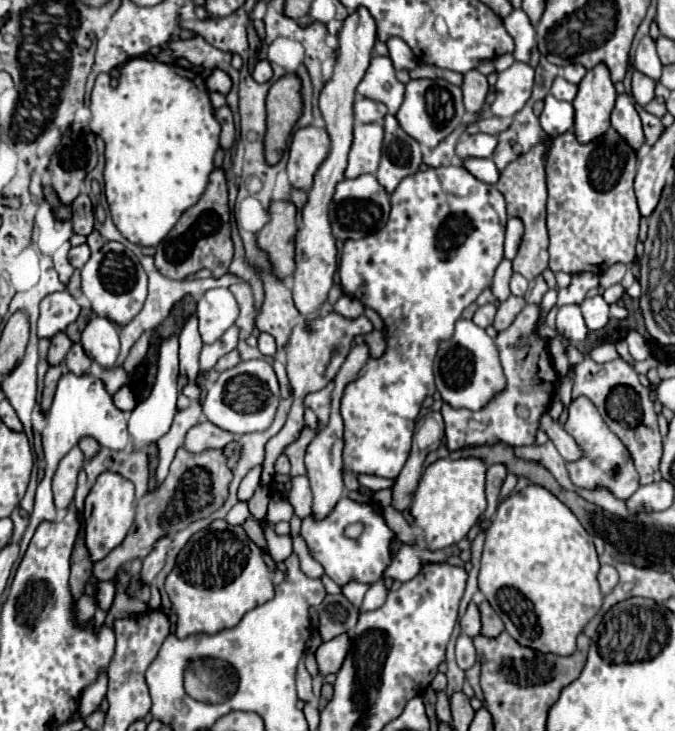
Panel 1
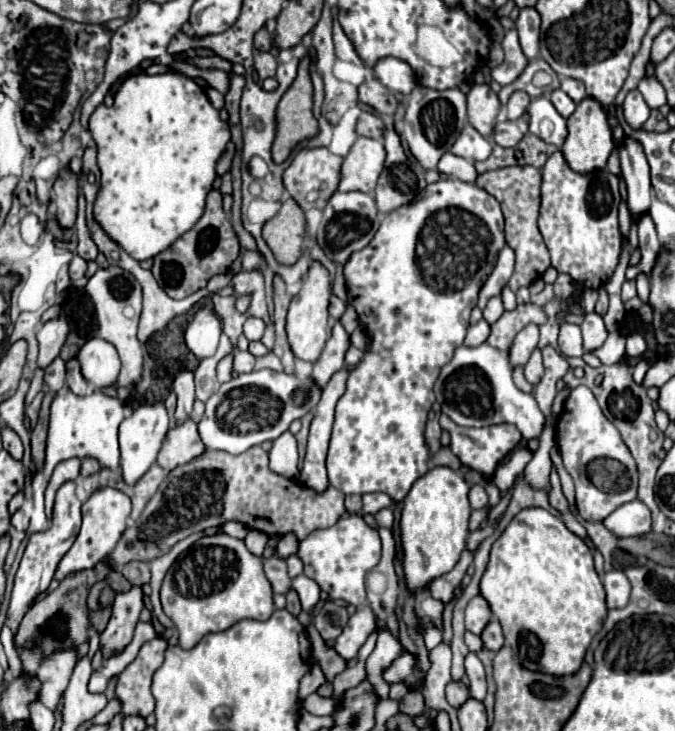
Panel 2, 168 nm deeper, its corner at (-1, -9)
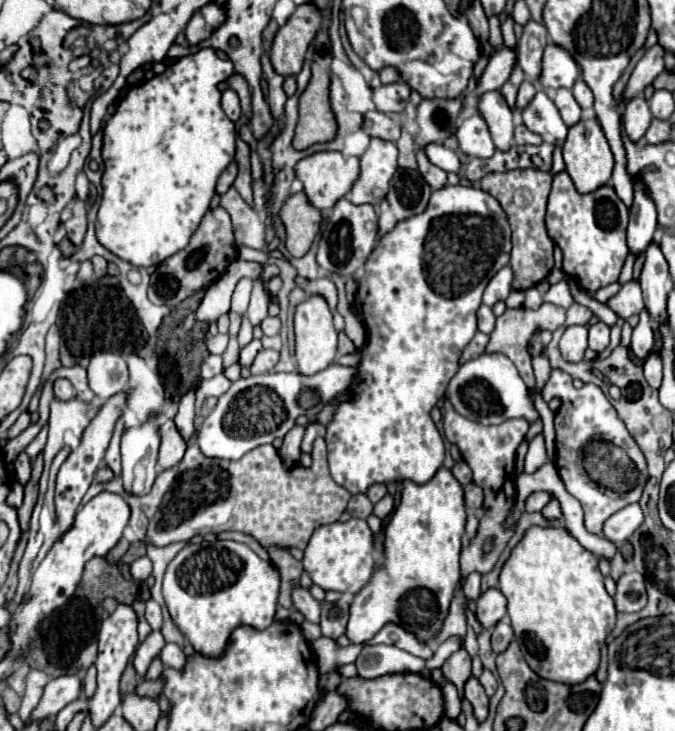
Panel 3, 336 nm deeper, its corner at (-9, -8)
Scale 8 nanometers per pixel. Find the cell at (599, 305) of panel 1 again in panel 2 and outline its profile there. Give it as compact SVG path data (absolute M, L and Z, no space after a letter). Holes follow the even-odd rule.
M592 312L584 316L584 322L580 324L582 328L582 338L584 338L584 350L592 352L596 348L600 348L608 336L608 330L604 326L604 320L600 314Z

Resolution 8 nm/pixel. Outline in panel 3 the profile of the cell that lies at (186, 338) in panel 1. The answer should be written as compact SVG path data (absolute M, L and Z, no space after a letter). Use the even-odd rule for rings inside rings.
M188 391L182 399L180 399L180 409L178 415L174 417L174 423L178 427L178 431L182 433L182 439L188 441L194 433L194 391Z

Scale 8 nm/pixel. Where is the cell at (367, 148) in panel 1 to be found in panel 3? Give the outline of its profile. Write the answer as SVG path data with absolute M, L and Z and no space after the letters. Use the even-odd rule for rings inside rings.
M372 139L366 153L360 157L360 177L348 193L348 201L354 205L378 205L390 187L390 179L396 173L398 149L392 141Z

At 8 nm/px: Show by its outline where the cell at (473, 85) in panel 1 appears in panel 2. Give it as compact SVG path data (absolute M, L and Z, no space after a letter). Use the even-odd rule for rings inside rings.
M472 84L468 92L468 122L480 134L490 136L498 112L500 112L500 102L496 92L492 92L488 84Z

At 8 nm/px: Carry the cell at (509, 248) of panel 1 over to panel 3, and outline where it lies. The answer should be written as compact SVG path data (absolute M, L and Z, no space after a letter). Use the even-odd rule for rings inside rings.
M506 265L490 279L490 283L484 291L482 303L492 307L496 301L504 301L510 291L512 291L512 269Z

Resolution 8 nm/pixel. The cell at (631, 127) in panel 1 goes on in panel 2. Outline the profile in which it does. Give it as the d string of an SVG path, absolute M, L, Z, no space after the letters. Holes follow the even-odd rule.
M624 136L624 140L618 144L618 152L622 176L628 186L628 208L630 214L638 218L650 210L650 168L640 142L634 142L634 138Z

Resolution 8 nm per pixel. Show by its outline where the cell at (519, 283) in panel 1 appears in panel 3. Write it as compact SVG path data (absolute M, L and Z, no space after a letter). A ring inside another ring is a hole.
M530 287L526 289L526 301L524 301L524 307L528 309L538 309L542 305L542 295L538 293L536 287Z

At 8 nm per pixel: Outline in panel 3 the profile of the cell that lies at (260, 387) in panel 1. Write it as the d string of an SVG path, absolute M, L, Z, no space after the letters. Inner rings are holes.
M330 365L312 377L298 373L264 373L238 379L204 419L198 435L198 447L204 457L240 459L250 449L272 443L276 437L284 437L294 427L298 415L306 415L308 419L318 415L324 405L338 393L346 391L354 379L356 369L342 365Z

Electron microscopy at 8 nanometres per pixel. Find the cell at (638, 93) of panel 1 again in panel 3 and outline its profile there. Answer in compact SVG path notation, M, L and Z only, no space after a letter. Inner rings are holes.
M644 95L634 97L622 111L622 127L624 127L624 133L630 137L630 141L638 141L640 137L644 137L646 129L650 127L650 121L652 121L652 115Z

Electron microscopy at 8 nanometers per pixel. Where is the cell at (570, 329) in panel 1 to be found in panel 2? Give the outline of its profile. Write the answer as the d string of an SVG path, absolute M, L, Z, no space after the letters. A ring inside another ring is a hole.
M562 324L560 326L560 336L558 336L558 346L564 356L584 356L582 348L582 332L578 324Z

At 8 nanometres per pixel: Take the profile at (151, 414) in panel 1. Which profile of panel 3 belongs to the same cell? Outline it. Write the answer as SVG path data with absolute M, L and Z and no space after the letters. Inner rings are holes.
M154 417L148 419L142 427L126 429L122 435L122 481L126 493L150 493L156 479L158 447L160 437Z

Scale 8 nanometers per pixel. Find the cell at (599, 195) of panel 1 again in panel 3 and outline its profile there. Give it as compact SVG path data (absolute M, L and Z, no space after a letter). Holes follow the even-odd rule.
M566 171L554 175L552 193L548 197L546 227L552 241L562 249L562 271L576 279L580 287L594 293L600 287L618 281L622 265L628 257L628 211L612 187L606 185L596 189L594 193L580 195Z

